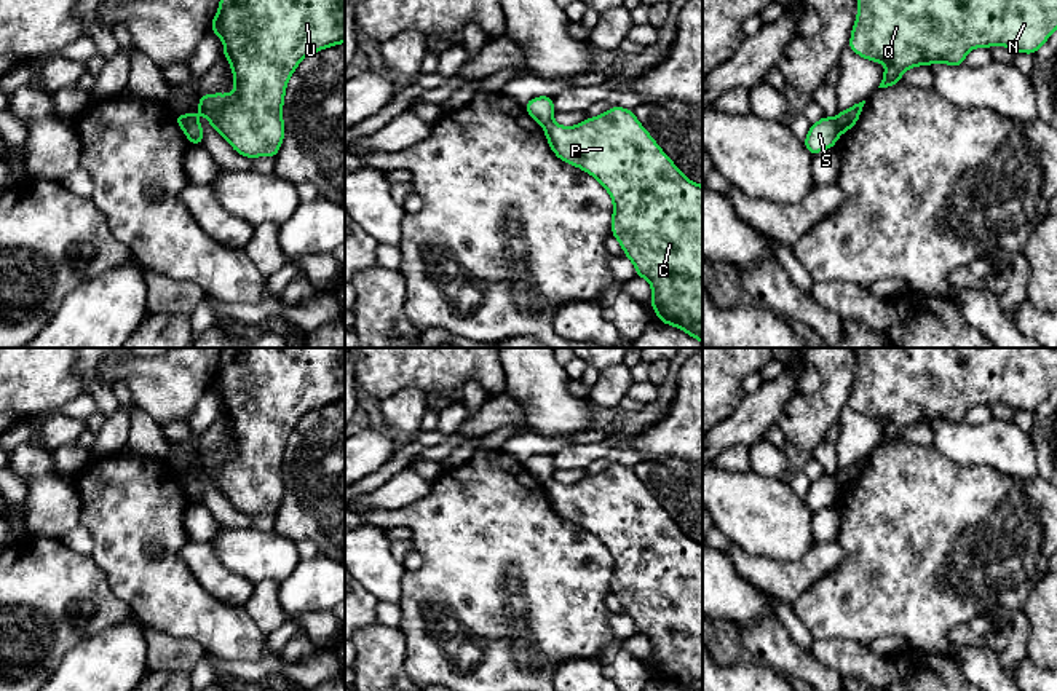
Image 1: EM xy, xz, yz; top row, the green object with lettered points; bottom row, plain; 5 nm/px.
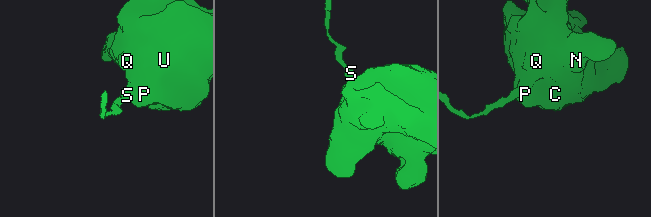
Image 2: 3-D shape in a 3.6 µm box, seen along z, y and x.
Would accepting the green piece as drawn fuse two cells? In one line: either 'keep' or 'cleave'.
cleave

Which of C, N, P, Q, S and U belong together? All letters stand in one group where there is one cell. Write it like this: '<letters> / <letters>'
C N P Q U / S

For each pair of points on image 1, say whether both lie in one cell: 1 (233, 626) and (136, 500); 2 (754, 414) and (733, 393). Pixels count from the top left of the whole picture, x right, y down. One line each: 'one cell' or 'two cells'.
1: one cell
2: two cells

